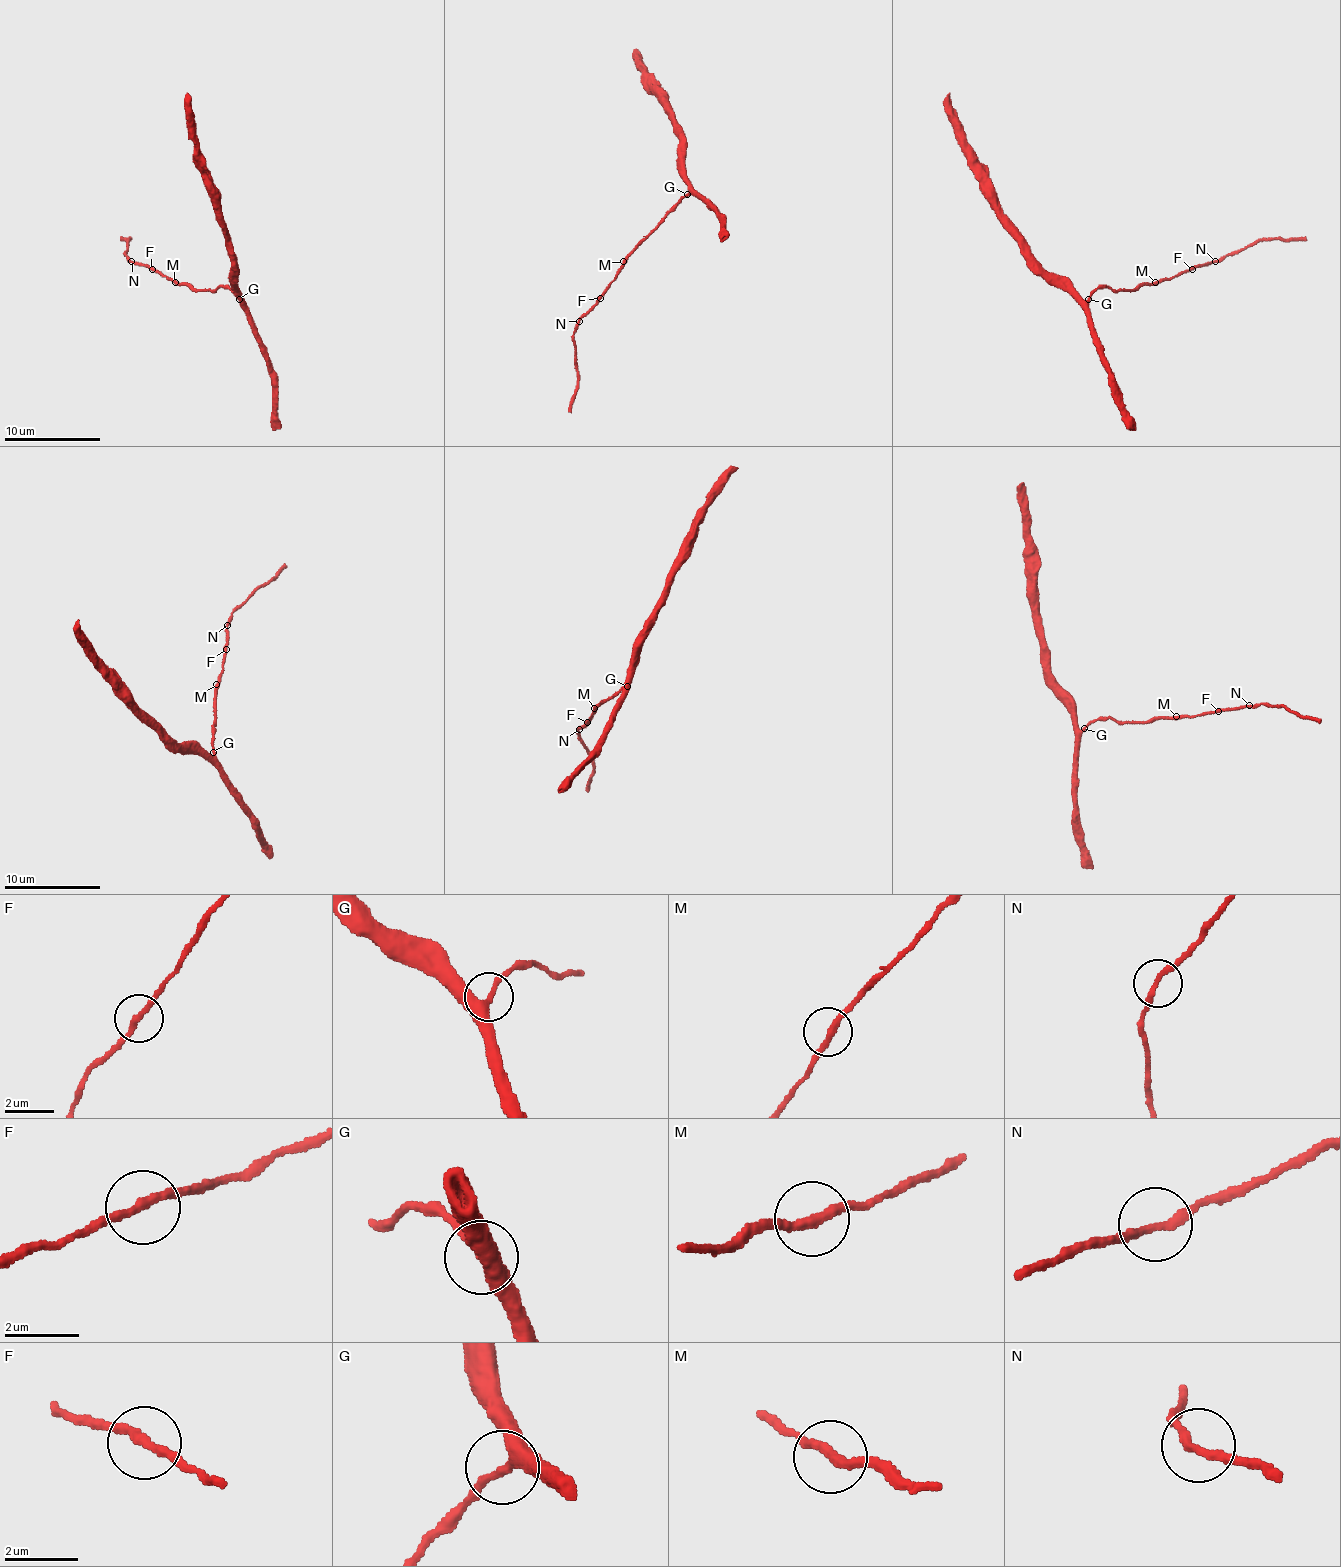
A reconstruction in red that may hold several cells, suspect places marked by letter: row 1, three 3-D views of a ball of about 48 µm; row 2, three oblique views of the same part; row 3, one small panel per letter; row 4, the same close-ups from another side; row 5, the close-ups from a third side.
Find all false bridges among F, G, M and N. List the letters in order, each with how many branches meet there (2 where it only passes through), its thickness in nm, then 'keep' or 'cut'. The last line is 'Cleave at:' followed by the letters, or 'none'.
F: branches 2; calibre 240 nm; keep
G: branches 3; calibre 280 nm; keep
M: branches 2; calibre 280 nm; keep
N: branches 2; calibre 220 nm; keep
Cleave at: none

